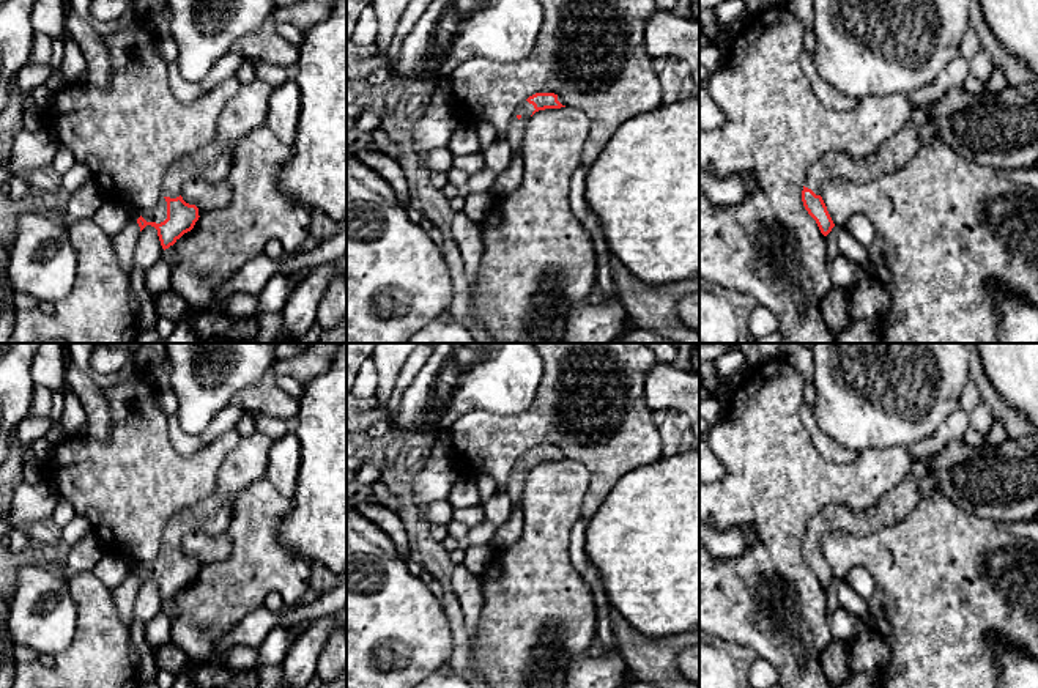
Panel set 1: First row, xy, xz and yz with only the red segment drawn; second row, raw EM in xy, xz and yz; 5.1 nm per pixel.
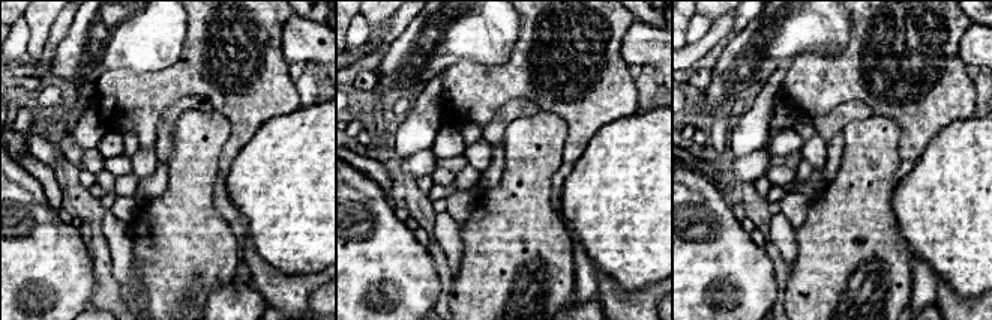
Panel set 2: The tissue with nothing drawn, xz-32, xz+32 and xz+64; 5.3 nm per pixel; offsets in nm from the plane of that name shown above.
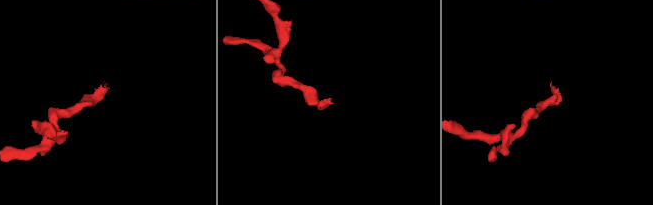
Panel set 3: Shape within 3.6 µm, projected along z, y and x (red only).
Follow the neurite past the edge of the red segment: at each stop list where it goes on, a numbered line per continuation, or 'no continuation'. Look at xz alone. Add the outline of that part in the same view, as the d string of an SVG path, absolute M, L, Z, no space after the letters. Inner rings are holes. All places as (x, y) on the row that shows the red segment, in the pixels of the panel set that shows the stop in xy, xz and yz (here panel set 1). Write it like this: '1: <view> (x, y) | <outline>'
1: xz (526, 109) | M525 101L525 102L515 110L515 117L520 115L520 117L521 117L520 121L521 121L523 124L526 124L526 121L529 120L529 117L532 115L534 110L536 110L534 105L529 104L528 101Z

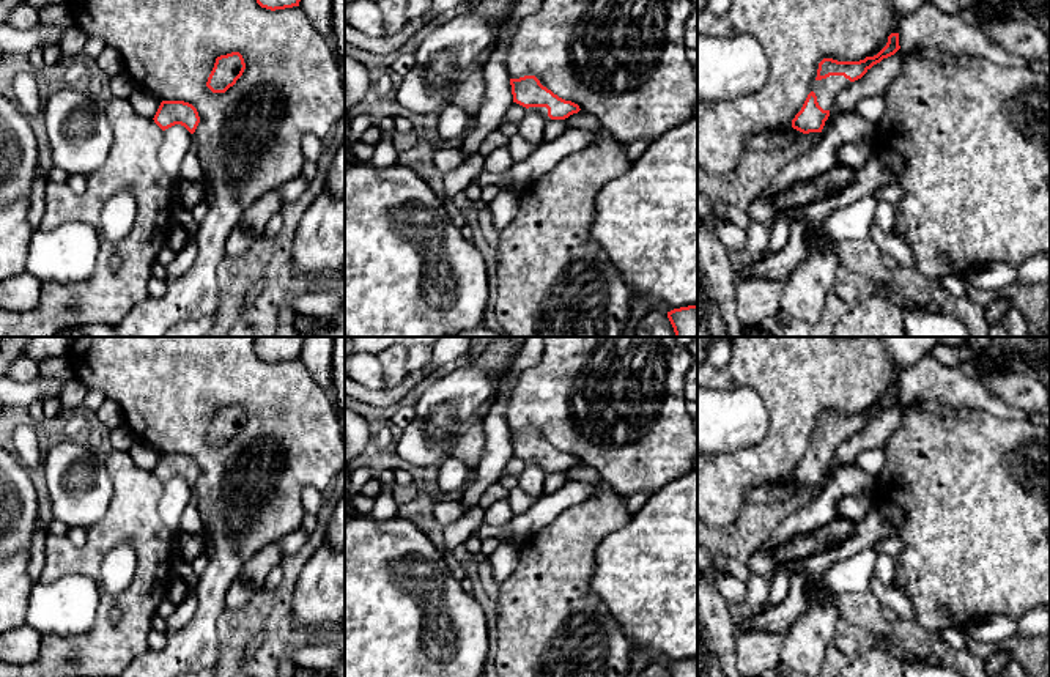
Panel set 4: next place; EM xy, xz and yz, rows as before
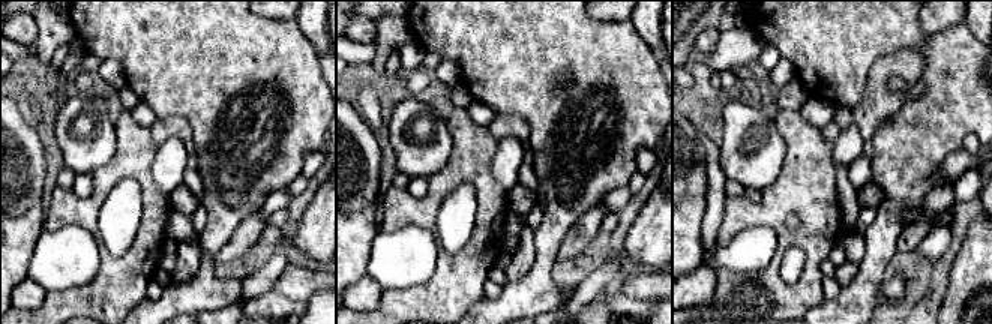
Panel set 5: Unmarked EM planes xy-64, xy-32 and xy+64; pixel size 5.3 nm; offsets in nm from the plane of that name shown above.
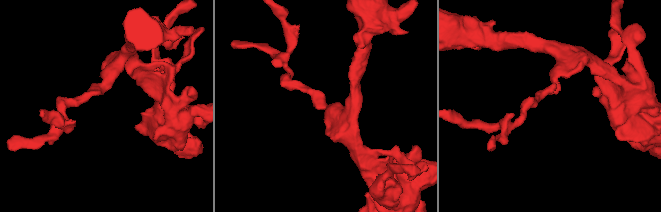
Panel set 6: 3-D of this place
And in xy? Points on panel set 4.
no continuation

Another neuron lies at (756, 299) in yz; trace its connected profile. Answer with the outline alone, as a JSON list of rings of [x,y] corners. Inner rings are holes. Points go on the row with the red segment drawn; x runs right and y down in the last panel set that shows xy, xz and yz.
[[[776,279],[737,280],[737,313],[745,327],[757,326],[781,310],[782,287],[784,283]]]

